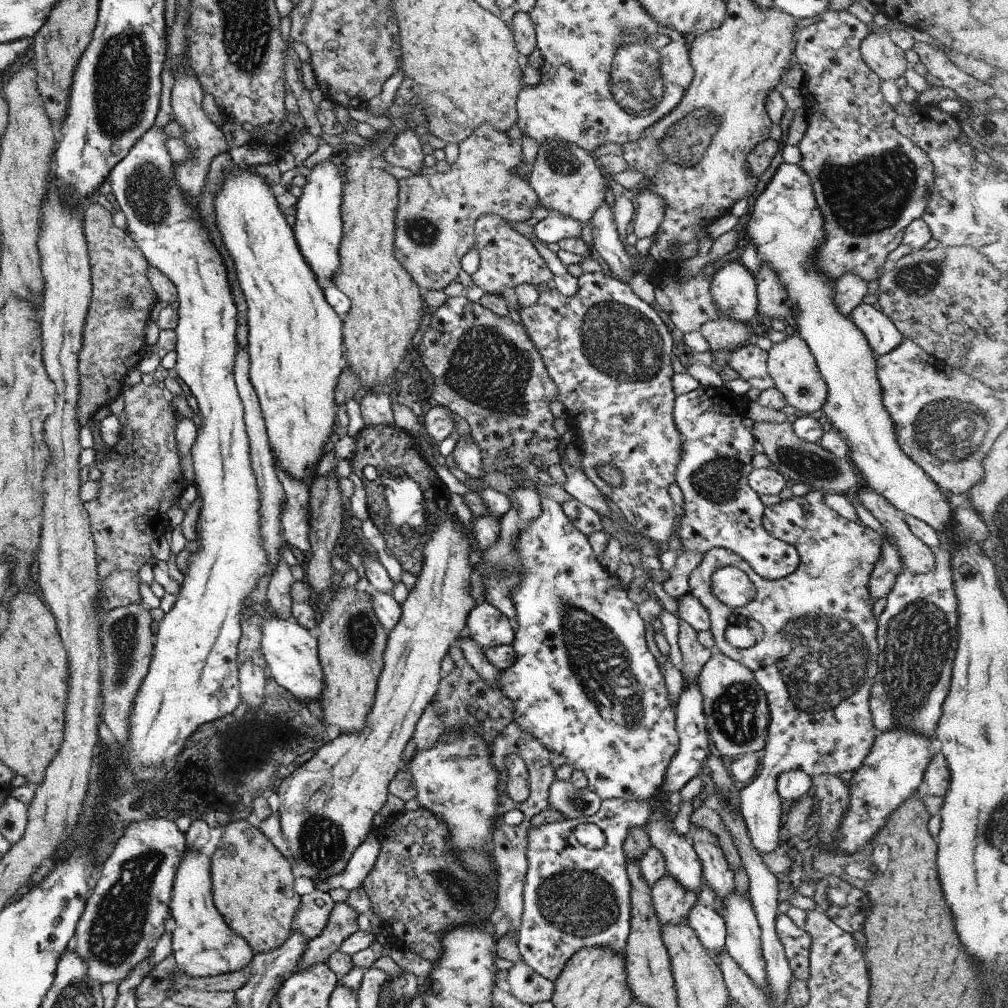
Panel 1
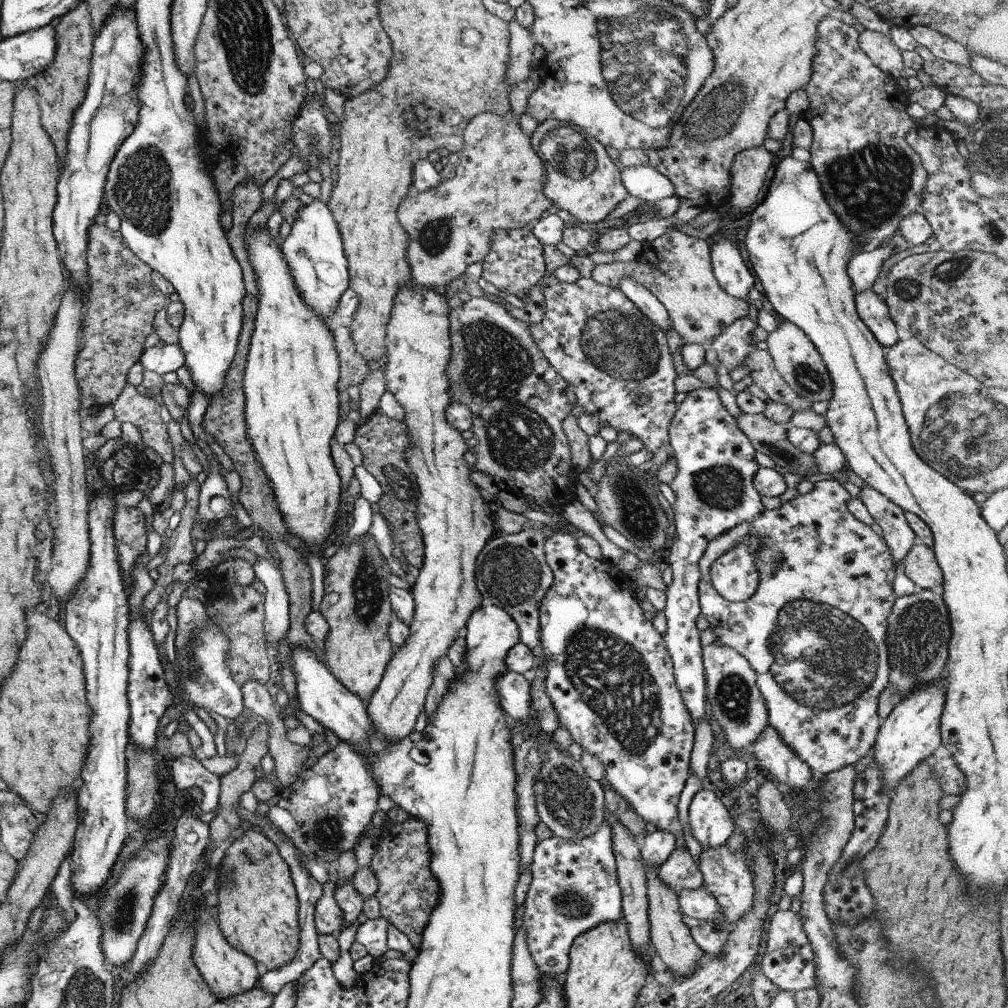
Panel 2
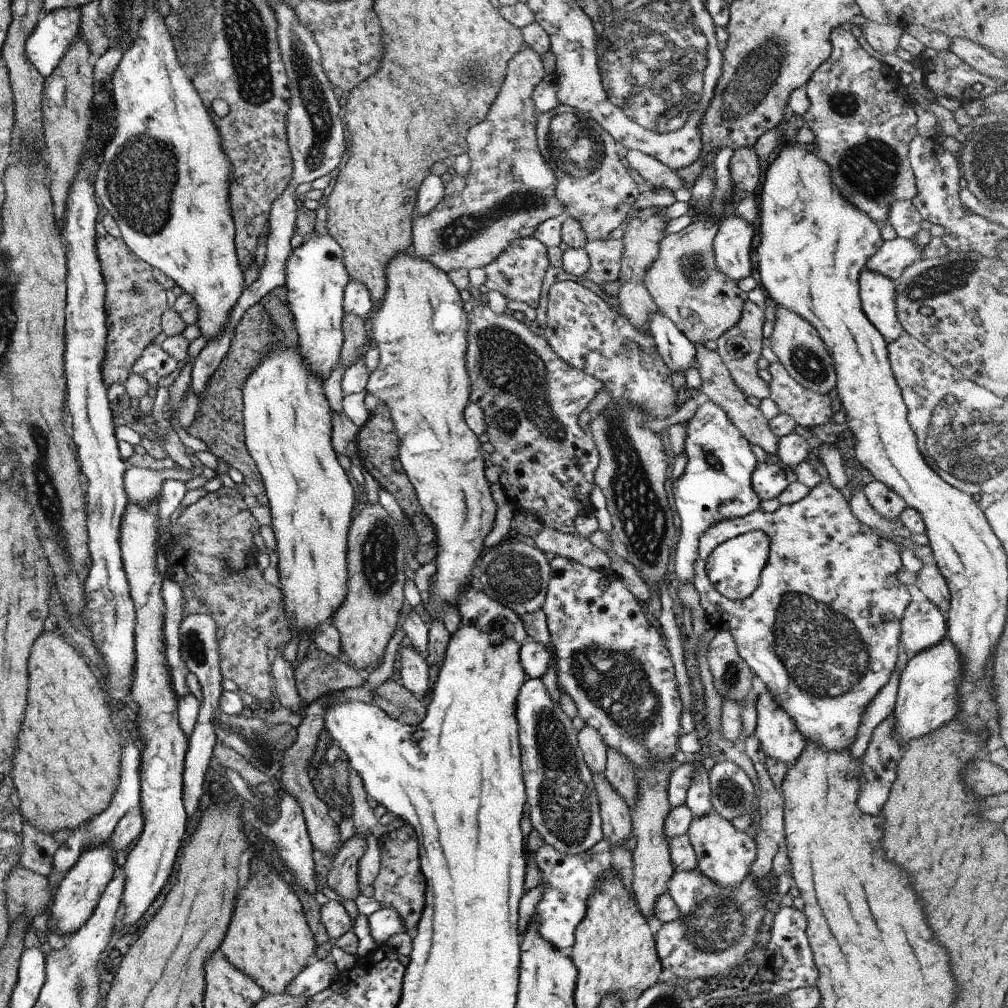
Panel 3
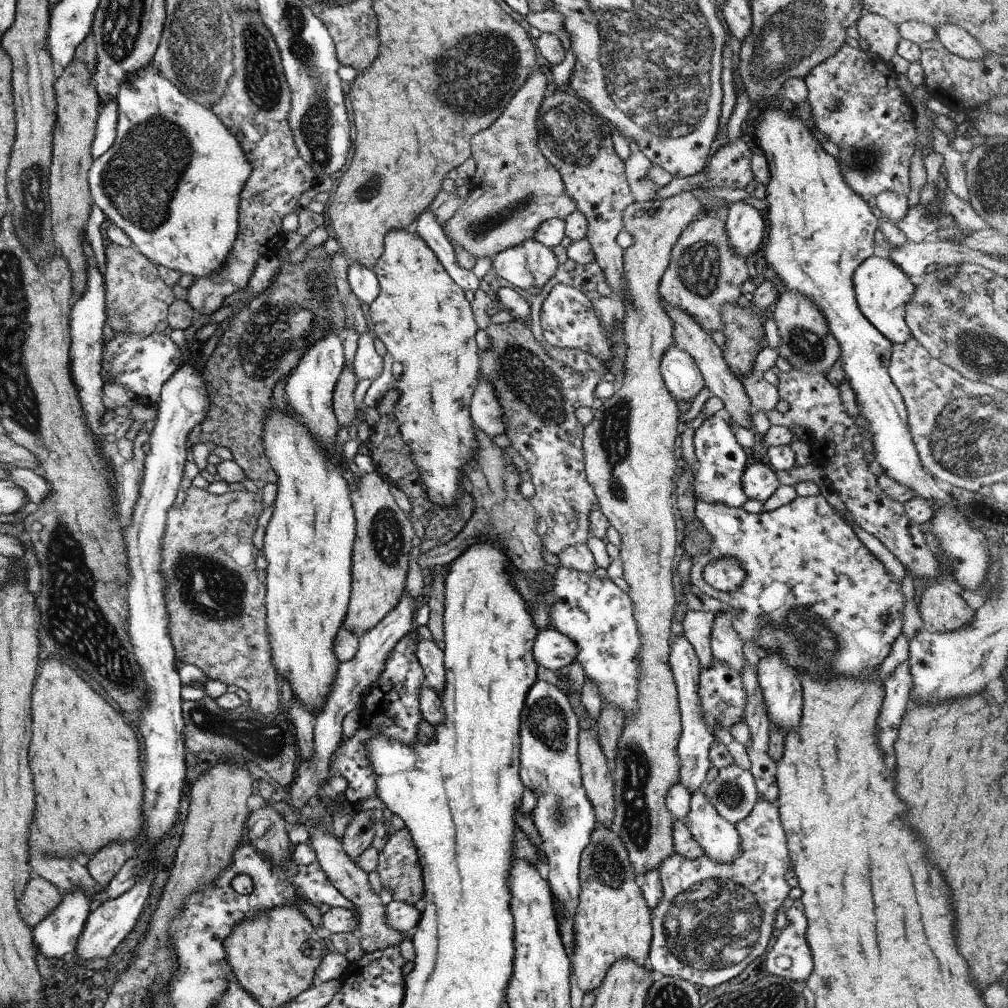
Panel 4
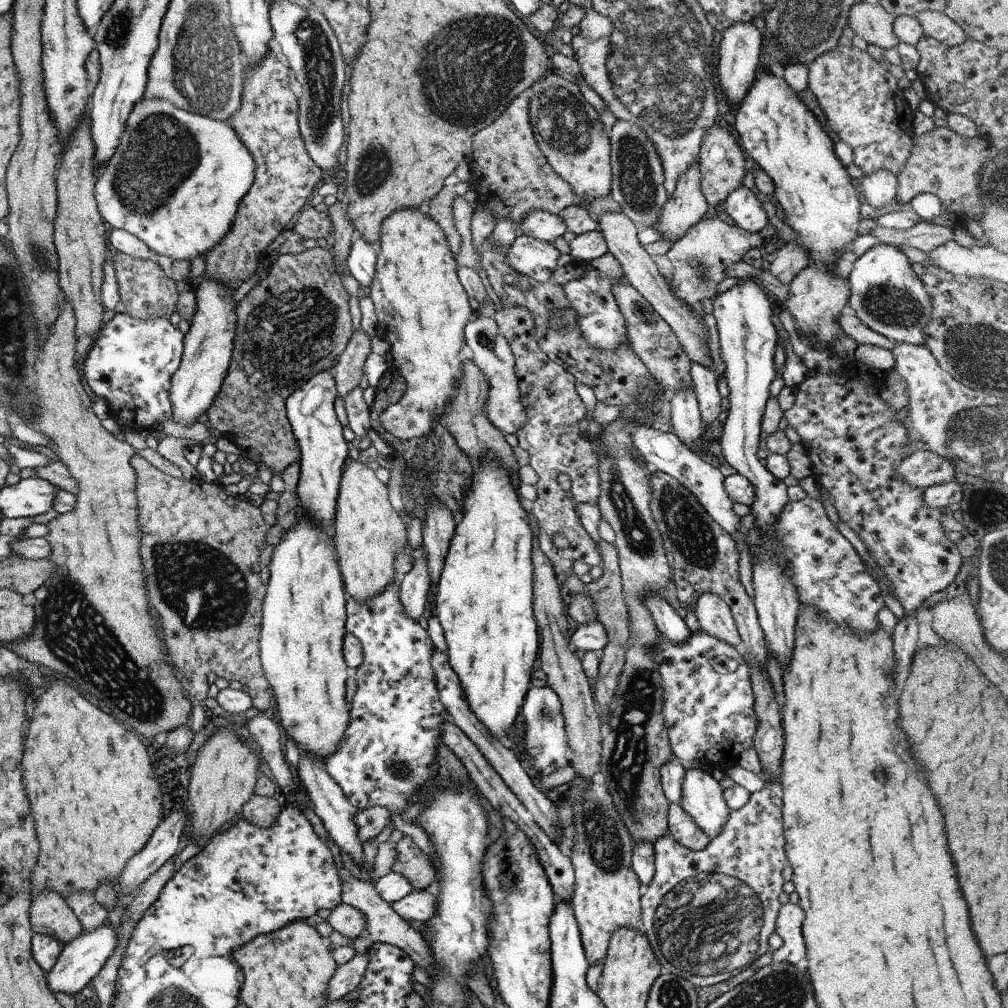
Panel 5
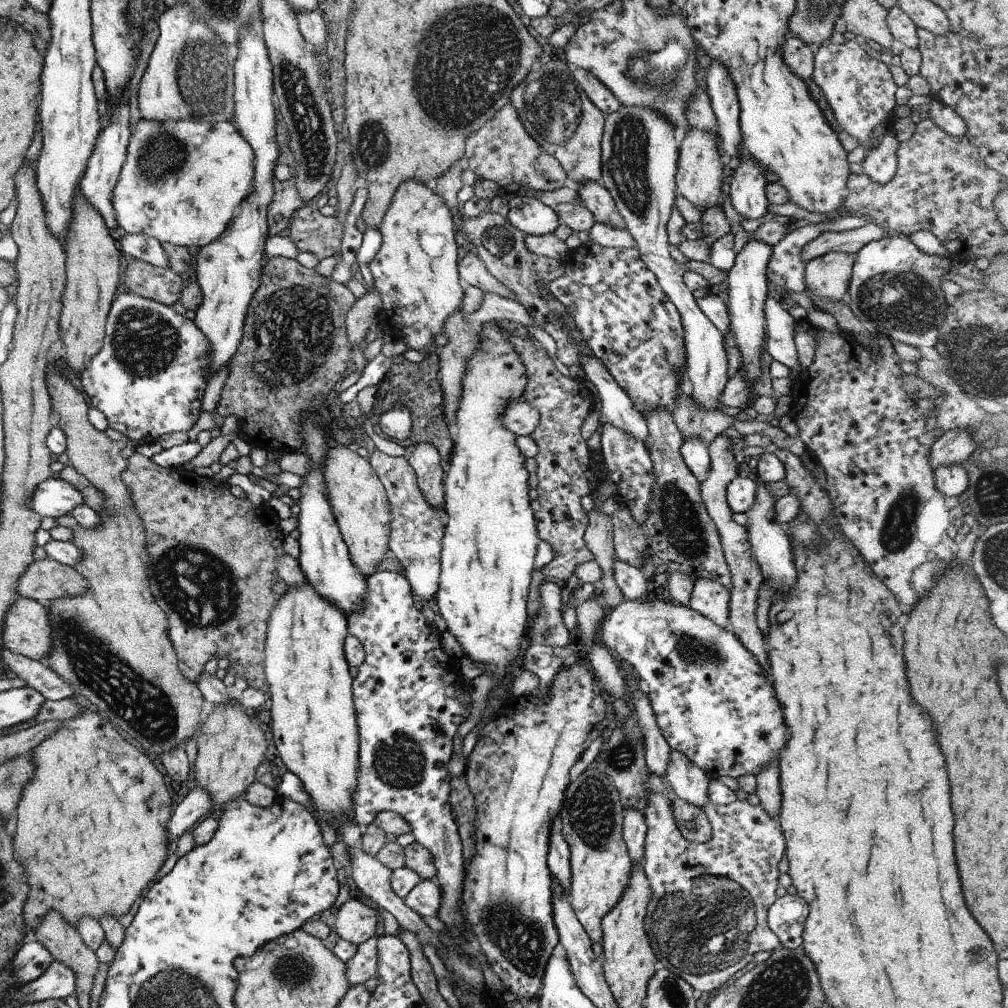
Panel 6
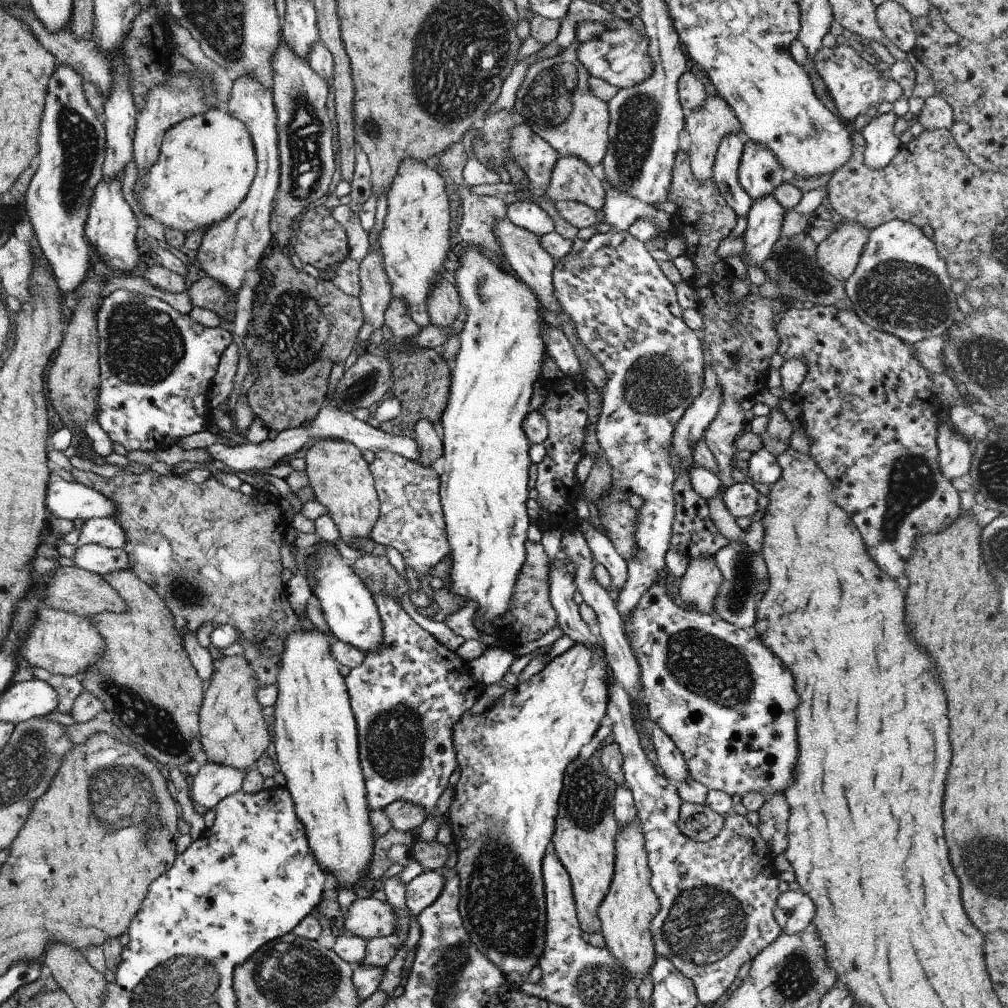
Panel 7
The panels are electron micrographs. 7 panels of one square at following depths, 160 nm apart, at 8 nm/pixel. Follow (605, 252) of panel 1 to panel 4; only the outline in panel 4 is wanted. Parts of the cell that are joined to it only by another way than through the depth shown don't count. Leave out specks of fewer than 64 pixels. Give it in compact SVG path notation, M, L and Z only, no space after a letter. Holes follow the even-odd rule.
M672 344L661 357L660 375L665 388L675 404L678 400L688 402L704 387L694 360Z

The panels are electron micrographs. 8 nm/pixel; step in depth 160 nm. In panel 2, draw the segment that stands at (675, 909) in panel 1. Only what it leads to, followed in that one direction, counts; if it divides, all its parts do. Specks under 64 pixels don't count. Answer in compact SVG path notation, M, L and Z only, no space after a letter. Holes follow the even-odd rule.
M674 848L669 858L659 866L657 878L669 886L675 894L681 890L695 890L702 887L702 875L689 856L686 848Z

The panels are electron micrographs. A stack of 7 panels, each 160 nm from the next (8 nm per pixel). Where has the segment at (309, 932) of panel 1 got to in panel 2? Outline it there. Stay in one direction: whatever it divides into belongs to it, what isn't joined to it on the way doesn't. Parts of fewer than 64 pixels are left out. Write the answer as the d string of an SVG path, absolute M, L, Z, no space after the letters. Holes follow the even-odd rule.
M334 884L323 886L322 894L314 907L314 930L316 934L337 935L341 932L341 912L333 899Z

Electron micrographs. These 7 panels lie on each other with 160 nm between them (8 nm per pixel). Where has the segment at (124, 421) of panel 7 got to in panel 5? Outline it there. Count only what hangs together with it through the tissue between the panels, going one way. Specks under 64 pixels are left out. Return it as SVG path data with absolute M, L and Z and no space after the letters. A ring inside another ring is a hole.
M123 311L115 312L97 333L83 362L83 376L93 394L105 400L116 422L121 422L117 416L121 410L131 414L133 426L145 426L129 428L129 432L152 429L161 420L171 420L168 392L172 374L180 365L184 334L168 318L136 319Z

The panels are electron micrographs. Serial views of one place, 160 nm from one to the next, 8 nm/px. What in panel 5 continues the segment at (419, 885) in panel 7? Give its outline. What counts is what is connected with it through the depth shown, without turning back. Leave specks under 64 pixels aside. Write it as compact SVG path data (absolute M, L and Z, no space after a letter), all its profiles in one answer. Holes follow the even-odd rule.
M412 890L404 898L391 904L391 909L405 922L423 923L435 914L436 897L427 890Z

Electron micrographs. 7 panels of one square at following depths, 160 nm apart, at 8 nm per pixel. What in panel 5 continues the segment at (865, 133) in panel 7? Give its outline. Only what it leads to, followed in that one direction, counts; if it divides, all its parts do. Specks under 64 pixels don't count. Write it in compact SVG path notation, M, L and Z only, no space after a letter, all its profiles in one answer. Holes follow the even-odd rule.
M877 169L874 173L865 175L860 180L863 191L861 199L869 206L881 208L895 200L897 183L896 176L887 169Z

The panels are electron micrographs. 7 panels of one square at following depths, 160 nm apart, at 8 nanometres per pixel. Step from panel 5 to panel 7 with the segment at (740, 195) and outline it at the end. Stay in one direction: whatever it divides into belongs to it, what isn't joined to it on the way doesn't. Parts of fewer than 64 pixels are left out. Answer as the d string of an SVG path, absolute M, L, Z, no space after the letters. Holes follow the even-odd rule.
M744 140L737 178L751 200L772 193L785 181L786 175L777 157L768 148L755 141Z

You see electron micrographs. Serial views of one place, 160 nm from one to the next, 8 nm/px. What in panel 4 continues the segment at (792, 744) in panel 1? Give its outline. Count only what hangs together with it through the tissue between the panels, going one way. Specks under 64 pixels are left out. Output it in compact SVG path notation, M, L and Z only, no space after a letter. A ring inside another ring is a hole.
M820 494L808 497L795 497L791 502L775 510L769 511L768 513L761 512L757 514L748 513L741 507L730 507L721 503L710 503L703 499L695 499L694 516L701 521L701 524L712 538L712 542L710 543L707 553L694 557L691 560L692 563L688 574L688 580L703 594L727 603L730 607L740 612L737 617L733 617L733 613L723 611L730 616L730 623L737 631L742 642L754 640L755 644L758 644L757 652L759 656L763 656L765 653L779 651L784 658L784 663L793 667L797 674L809 672L809 675L817 674L817 676L821 676L821 678L830 679L835 675L841 675L856 679L859 677L868 677L869 671L878 668L882 658L889 652L890 644L894 641L894 638L897 638L897 635L901 634L900 622L904 597L901 595L899 585L889 578L887 572L883 570L881 563L863 546L863 544L861 544L861 542L859 542L859 539L855 536L851 527L829 506L829 504L827 504L827 501ZM717 559L734 559L738 562L738 566L743 569L743 580L734 591L725 592L717 590L709 586L709 584L703 580L702 570L704 566L707 566ZM883 614L887 616L887 620L885 621L881 621L881 616L883 616ZM763 622L768 622L767 626L761 626Z

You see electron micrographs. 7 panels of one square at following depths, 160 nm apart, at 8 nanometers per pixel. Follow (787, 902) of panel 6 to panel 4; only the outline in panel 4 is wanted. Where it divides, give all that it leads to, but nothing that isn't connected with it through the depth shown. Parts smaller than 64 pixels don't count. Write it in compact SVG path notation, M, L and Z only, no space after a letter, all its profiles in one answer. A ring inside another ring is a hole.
M793 905L784 914L787 926L780 930L763 964L771 974L803 983L812 971L810 950L803 938L805 916Z

